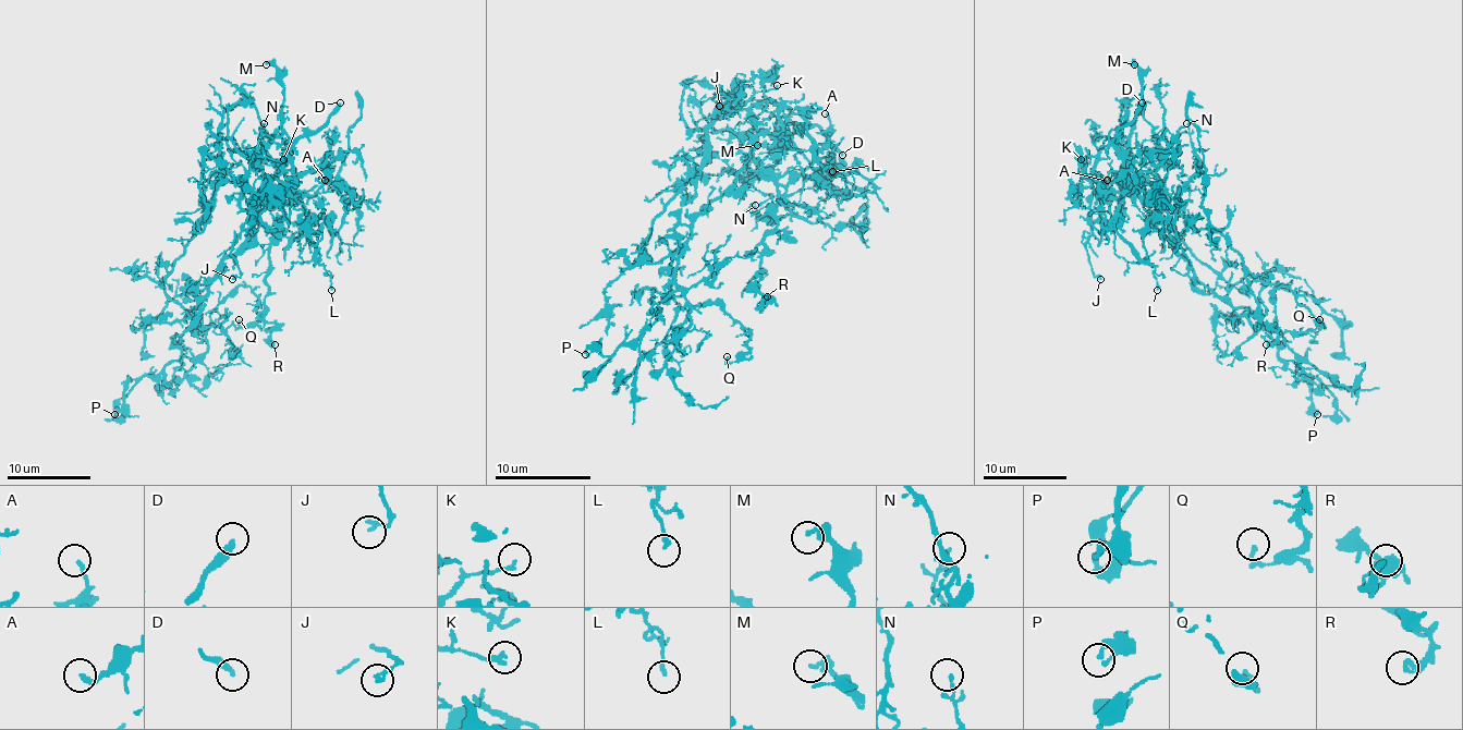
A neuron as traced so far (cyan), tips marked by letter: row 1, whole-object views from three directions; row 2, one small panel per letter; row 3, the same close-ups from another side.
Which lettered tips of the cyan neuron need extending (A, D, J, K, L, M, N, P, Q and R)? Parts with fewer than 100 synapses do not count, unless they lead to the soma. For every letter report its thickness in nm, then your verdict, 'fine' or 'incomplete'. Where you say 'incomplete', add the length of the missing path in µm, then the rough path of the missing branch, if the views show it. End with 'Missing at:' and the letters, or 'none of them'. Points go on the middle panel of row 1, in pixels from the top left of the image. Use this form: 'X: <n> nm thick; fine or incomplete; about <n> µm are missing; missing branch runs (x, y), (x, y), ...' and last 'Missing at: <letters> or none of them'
A: 200 nm thick; fine
D: 300 nm thick; incomplete; about 80 µm are missing
J: 180 nm thick; fine
K: 220 nm thick; fine
L: 180 nm thick; fine
M: 360 nm thick; fine
N: 150 nm thick; fine
P: 320 nm thick; fine
Q: 160 nm thick; fine
R: 240 nm thick; fine
Missing at: D

